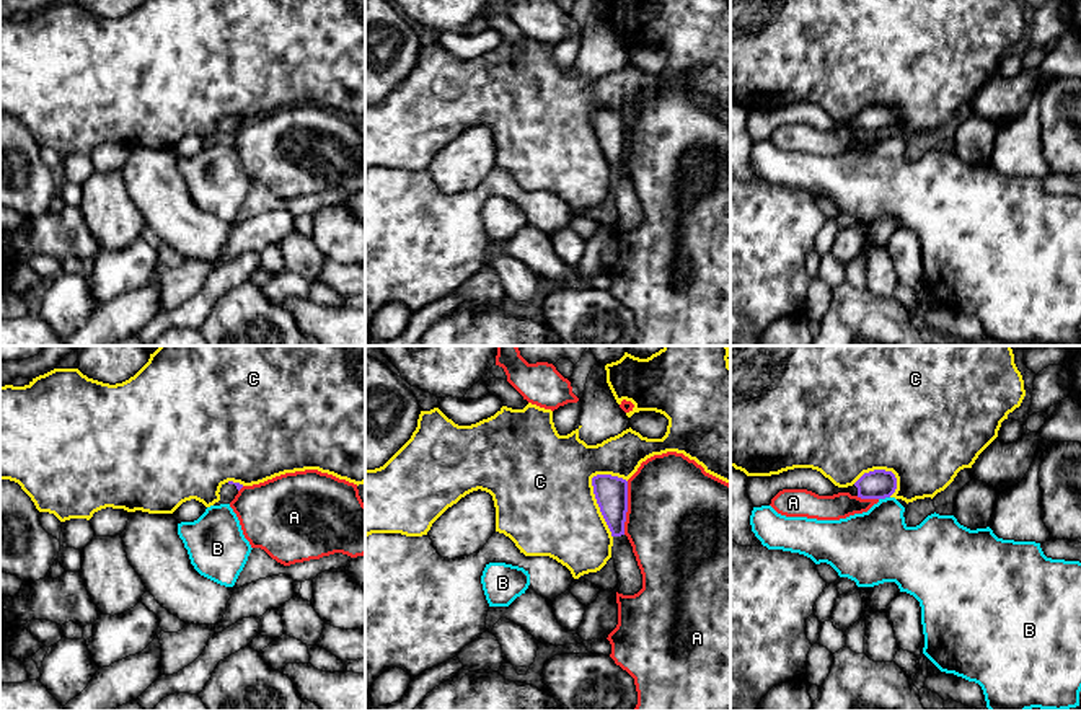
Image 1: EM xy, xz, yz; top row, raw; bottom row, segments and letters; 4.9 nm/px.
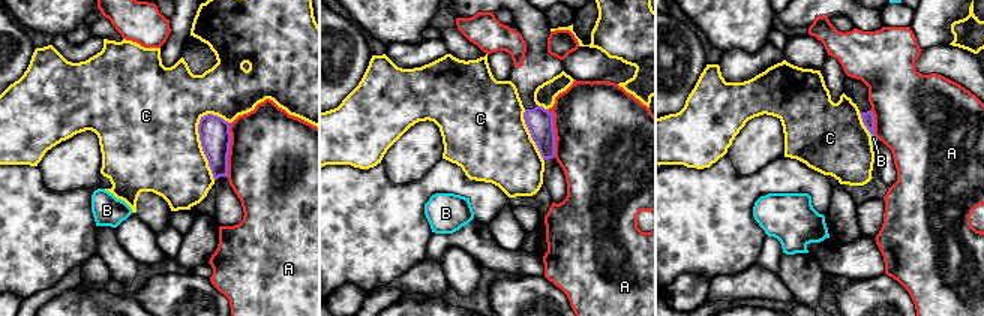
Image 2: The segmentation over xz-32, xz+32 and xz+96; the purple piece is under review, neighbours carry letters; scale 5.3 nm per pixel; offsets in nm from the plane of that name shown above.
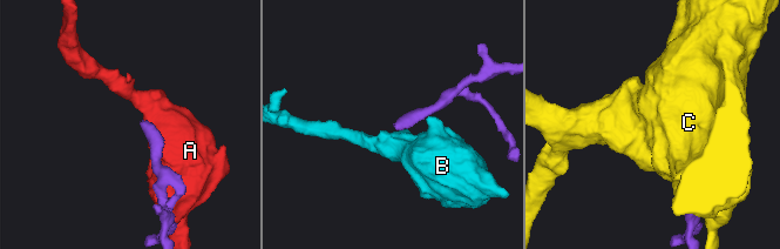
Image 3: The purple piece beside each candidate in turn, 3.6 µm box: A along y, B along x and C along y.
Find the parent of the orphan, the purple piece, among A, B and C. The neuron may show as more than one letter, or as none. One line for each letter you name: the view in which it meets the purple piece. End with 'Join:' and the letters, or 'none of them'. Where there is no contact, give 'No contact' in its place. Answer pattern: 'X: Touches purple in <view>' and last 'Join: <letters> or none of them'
Join: none of them

